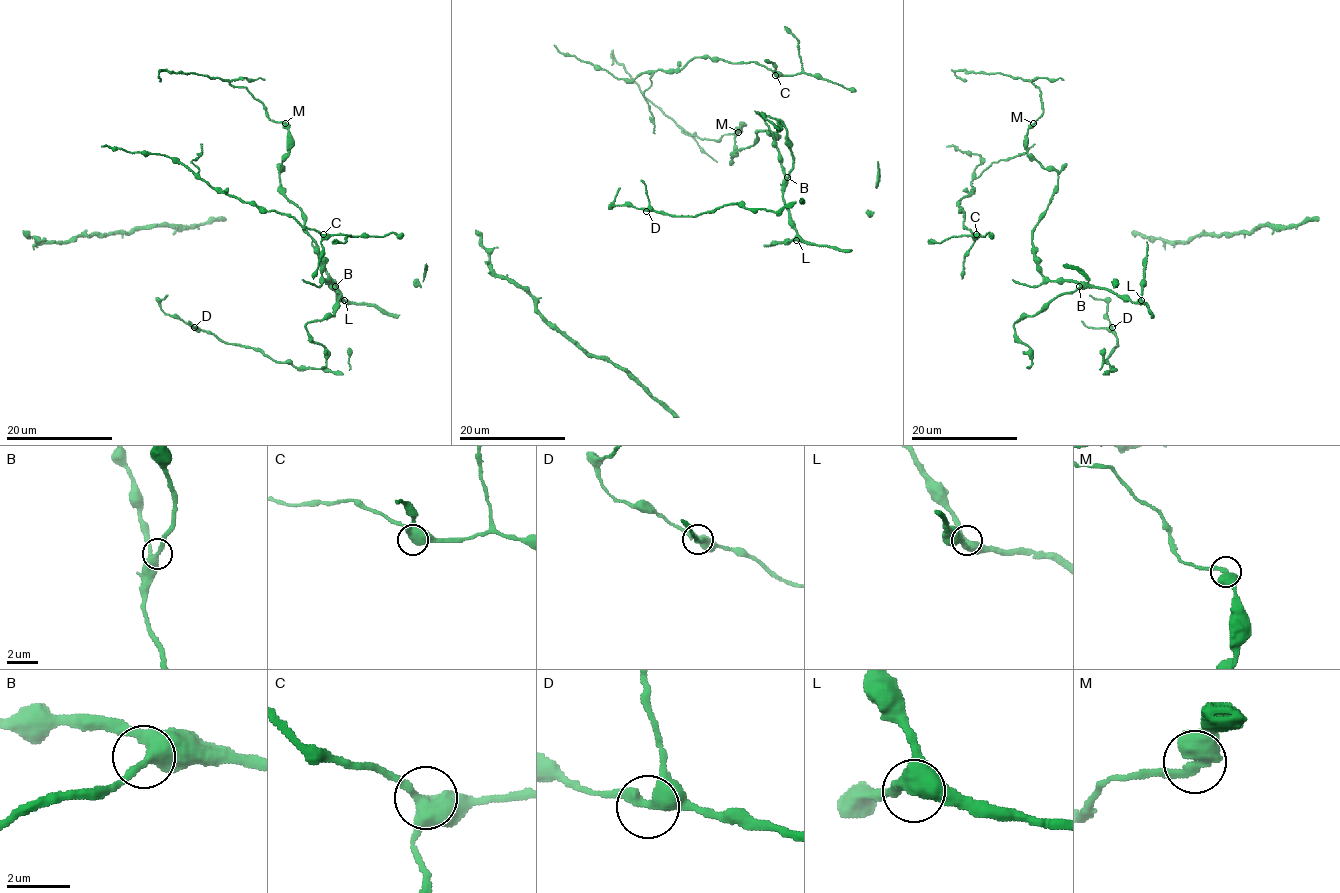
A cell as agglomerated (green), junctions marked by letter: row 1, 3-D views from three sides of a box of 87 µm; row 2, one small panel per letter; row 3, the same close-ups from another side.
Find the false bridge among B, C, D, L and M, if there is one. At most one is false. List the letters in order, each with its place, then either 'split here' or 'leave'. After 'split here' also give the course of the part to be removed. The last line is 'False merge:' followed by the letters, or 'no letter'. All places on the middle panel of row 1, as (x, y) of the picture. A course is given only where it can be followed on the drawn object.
B: place (787, 177); leave
C: place (775, 75); leave
D: place (646, 211); leave
L: place (796, 240); leave
M: place (738, 132); split here; course (738, 132), (723, 135), (718, 141), (686, 135), (645, 96), (610, 54), (613, 64)
False merge: M

